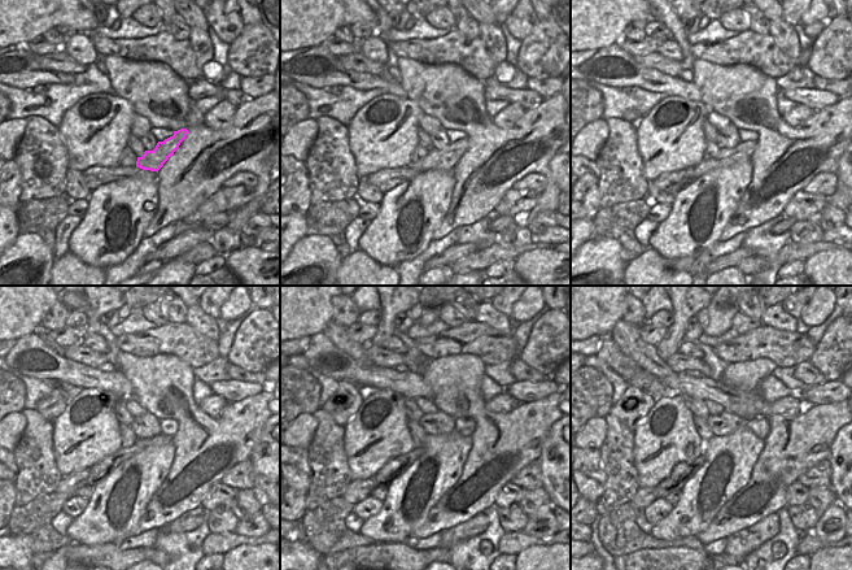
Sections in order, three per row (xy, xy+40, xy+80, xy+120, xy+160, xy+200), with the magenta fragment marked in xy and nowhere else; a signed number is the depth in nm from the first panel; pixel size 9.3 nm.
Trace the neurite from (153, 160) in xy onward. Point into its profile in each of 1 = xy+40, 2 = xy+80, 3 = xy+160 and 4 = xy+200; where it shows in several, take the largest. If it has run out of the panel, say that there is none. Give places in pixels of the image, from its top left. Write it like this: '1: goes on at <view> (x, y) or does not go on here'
1: goes on at xy+40 (445, 159)
2: goes on at xy+80 (743, 151)
3: goes on at xy+160 (400, 464)
4: goes on at xy+200 (663, 490)

